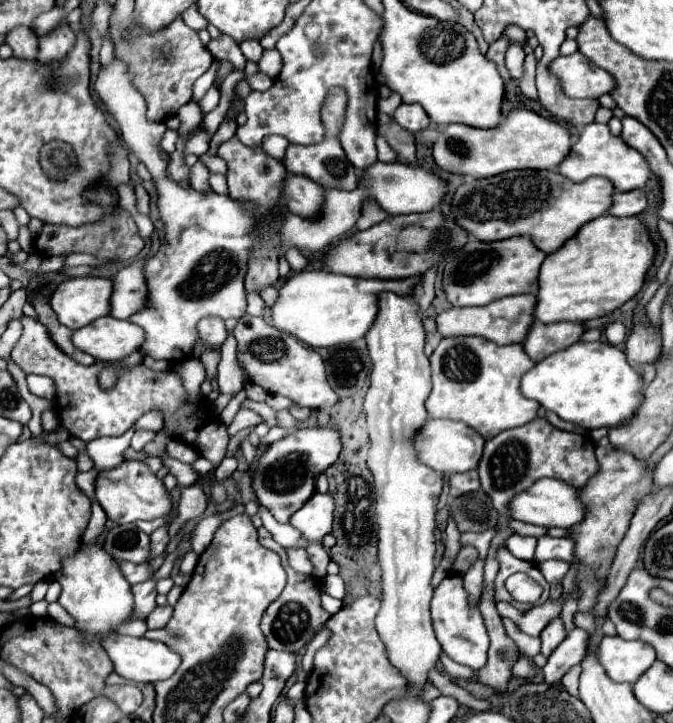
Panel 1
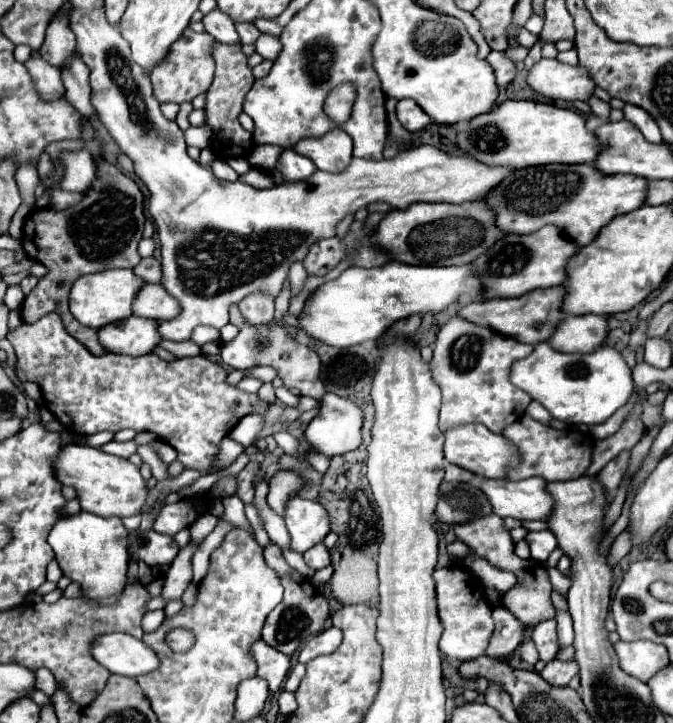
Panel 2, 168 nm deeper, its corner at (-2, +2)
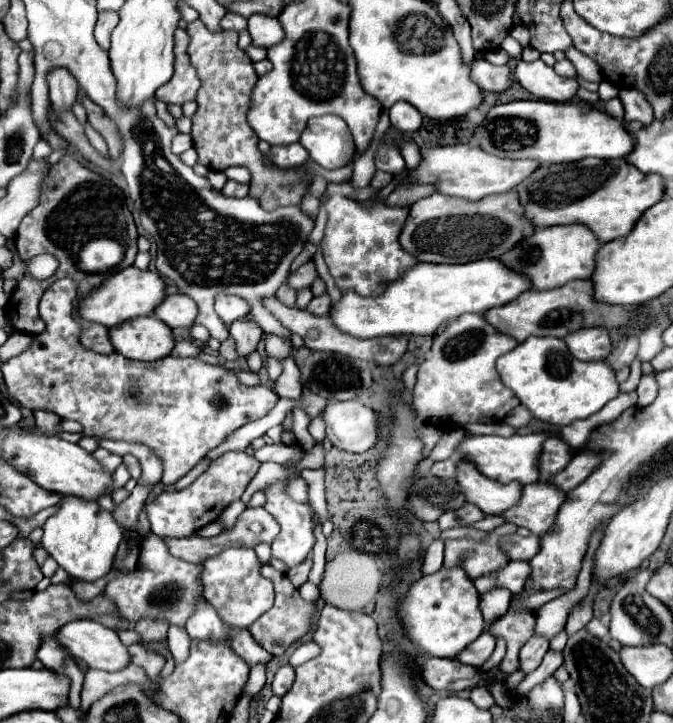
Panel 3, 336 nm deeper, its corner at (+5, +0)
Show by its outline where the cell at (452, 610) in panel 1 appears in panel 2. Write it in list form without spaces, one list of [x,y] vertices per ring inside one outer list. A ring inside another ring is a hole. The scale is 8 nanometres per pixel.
[[[458,564],[438,568],[434,572],[436,580],[436,598],[438,598],[438,616],[442,620],[444,632],[440,638],[440,652],[452,660],[468,662],[484,656],[486,646],[490,644],[490,634],[494,634],[492,608],[484,596],[484,588],[468,570]]]

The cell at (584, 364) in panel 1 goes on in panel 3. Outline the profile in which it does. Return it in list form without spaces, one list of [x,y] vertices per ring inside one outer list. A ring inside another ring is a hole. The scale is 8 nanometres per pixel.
[[[531,336],[511,352],[497,360],[497,372],[501,382],[513,390],[523,406],[543,422],[567,426],[575,420],[587,418],[599,412],[609,400],[619,394],[615,372],[605,360],[581,362],[565,350],[565,340],[555,336]]]

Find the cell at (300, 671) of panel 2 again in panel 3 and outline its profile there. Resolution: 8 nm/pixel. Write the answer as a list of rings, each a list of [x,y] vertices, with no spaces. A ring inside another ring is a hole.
[[[283,666],[283,668],[279,668],[277,670],[277,674],[275,674],[275,678],[273,678],[273,694],[275,696],[283,696],[289,688],[291,688],[291,684],[293,684],[293,680],[295,680],[295,670],[293,670],[293,666]]]

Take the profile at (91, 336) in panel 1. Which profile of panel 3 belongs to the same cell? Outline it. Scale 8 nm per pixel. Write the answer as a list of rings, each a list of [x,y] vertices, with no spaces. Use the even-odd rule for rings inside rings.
[[[155,316],[131,318],[111,328],[111,342],[117,352],[131,360],[161,360],[175,348],[173,330]]]

